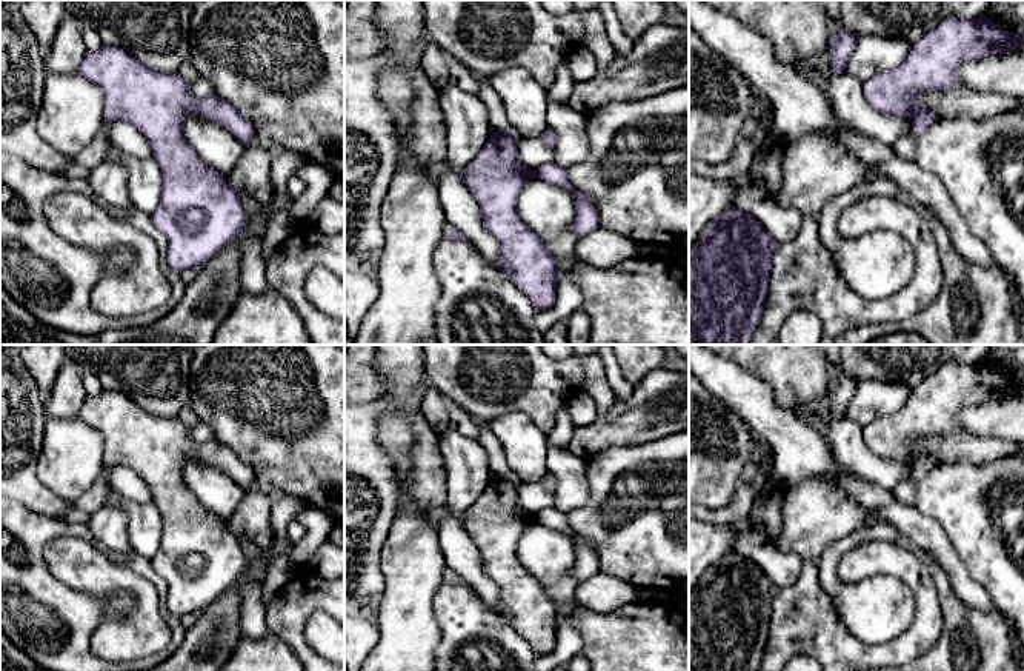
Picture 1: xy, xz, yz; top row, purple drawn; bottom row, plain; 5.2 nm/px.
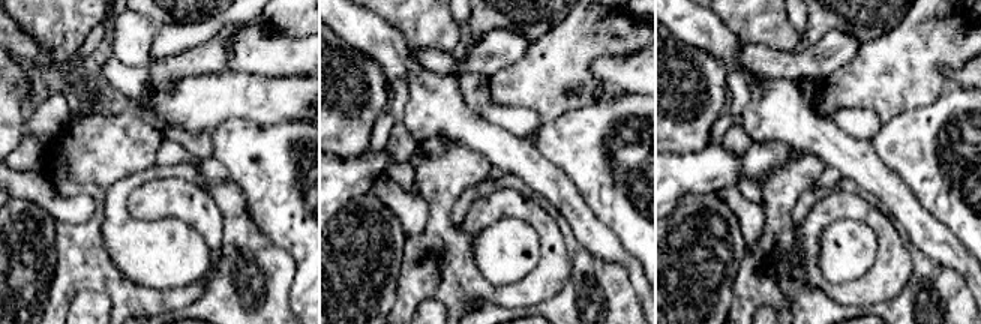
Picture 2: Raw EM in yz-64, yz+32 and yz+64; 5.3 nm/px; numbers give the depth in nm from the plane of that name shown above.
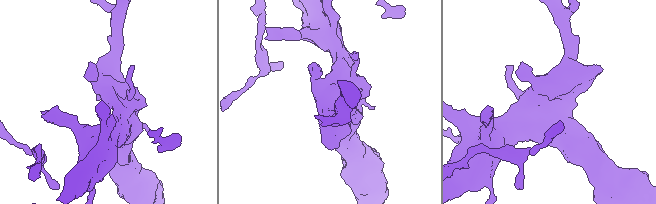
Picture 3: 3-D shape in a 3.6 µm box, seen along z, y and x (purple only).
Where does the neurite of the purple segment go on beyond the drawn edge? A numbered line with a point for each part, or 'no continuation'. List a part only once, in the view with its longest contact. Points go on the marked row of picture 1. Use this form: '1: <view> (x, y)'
1: yz (906, 146)

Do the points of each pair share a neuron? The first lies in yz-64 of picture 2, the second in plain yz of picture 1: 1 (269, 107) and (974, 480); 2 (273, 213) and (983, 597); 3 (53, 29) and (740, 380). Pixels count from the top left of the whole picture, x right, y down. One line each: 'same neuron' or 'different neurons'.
1: different neurons
2: different neurons
3: different neurons

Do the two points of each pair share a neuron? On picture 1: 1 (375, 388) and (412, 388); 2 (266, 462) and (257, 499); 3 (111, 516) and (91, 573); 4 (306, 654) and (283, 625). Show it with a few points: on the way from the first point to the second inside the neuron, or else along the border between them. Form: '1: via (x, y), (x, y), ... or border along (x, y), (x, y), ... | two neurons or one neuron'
1: border along (372, 360), (383, 385), (380, 396) | two neurons
2: border along (256, 487), (271, 499) | two neurons
3: border along (94, 540), (106, 550) | two neurons
4: via (300, 647), (291, 633) | one neuron

